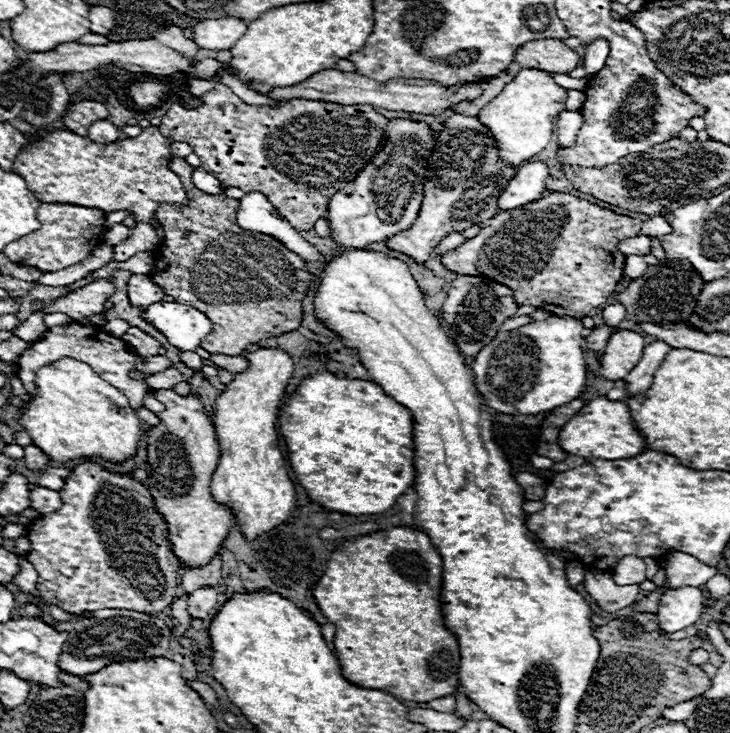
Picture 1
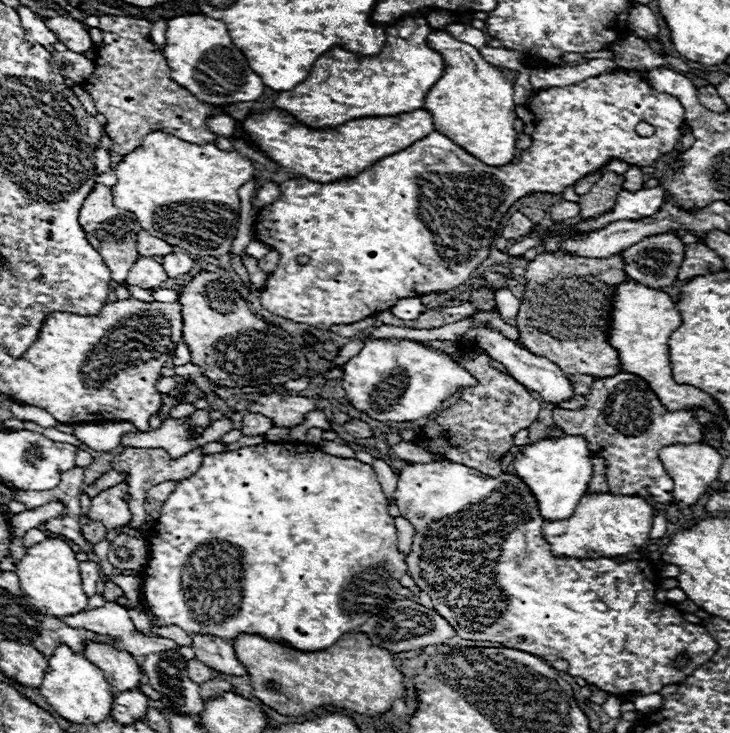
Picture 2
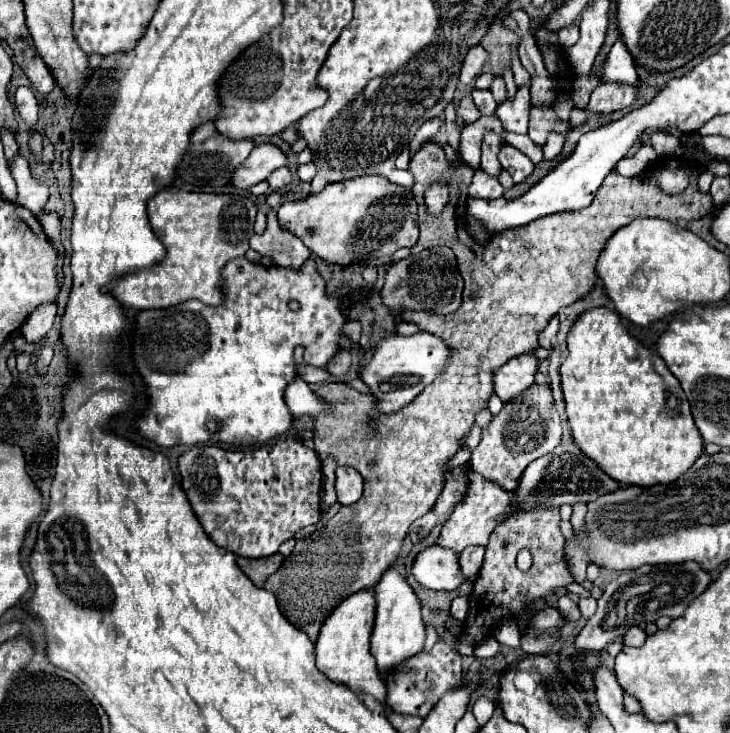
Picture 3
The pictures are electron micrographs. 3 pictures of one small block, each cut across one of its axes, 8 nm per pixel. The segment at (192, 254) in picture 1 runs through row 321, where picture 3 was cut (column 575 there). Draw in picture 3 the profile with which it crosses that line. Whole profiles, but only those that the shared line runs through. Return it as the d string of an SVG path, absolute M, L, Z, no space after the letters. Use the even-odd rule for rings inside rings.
M434 140L424 142L420 146L420 150L412 156L410 172L416 178L412 194L414 194L416 202L420 204L418 206L420 238L418 238L416 246L412 248L412 252L416 254L416 252L422 252L424 248L440 246L440 244L452 248L458 258L458 268L464 278L464 300L462 300L462 306L454 314L448 314L448 316L436 316L430 312L420 312L420 314L404 312L402 320L416 322L422 332L430 332L430 334L444 338L446 344L450 344L454 348L454 360L448 364L446 372L442 372L444 376L438 376L438 380L434 380L434 384L426 386L426 390L422 394L418 394L410 404L402 406L398 412L394 412L390 416L382 414L382 416L378 416L378 420L370 420L372 396L360 394L358 390L350 388L346 382L340 382L340 380L332 380L332 382L316 386L320 396L328 396L334 402L334 408L330 414L322 414L322 416L314 418L316 420L316 436L314 436L316 452L318 452L320 460L326 460L328 456L332 456L334 460L342 460L340 464L356 468L364 476L364 496L356 504L348 506L348 510L350 510L348 534L342 534L344 514L342 512L334 514L320 528L316 528L310 536L298 540L292 554L282 562L278 572L272 574L264 584L266 590L276 594L282 614L296 628L306 632L312 642L318 640L320 628L334 606L338 606L342 600L346 600L348 596L352 596L358 590L376 586L378 580L382 578L382 574L394 564L394 560L398 558L398 552L402 548L404 536L408 532L408 526L416 518L424 516L434 506L436 498L442 492L442 484L444 484L444 478L448 472L448 462L462 448L462 438L474 426L476 414L480 410L488 408L488 400L494 394L494 372L508 360L532 352L538 346L538 332L542 332L542 328L546 328L550 318L556 316L558 310L562 310L564 306L570 306L576 300L580 300L582 296L586 296L594 288L594 284L598 280L596 262L602 254L602 248L614 236L614 232L624 228L626 224L630 224L636 218L664 218L668 222L686 226L688 222L700 220L712 212L710 194L698 190L700 170L692 168L692 166L688 170L690 170L688 186L680 194L664 192L656 184L656 180L650 180L650 176L626 178L612 170L606 176L602 188L598 190L598 196L592 200L592 204L588 208L574 210L574 212L568 210L568 212L548 214L544 218L530 222L528 226L518 226L518 228L506 230L502 234L496 234L490 238L488 244L476 244L468 236L464 226L458 226L458 210L454 210L454 208L466 204L468 186L472 182L474 170L466 164L454 166L452 160L446 158L444 146ZM442 174L450 174L450 184L448 184L450 200L440 216L432 216L426 210L422 192L426 192L426 188L430 188L432 182L438 182ZM314 546L356 546L356 548L352 548L348 552L316 554Z

